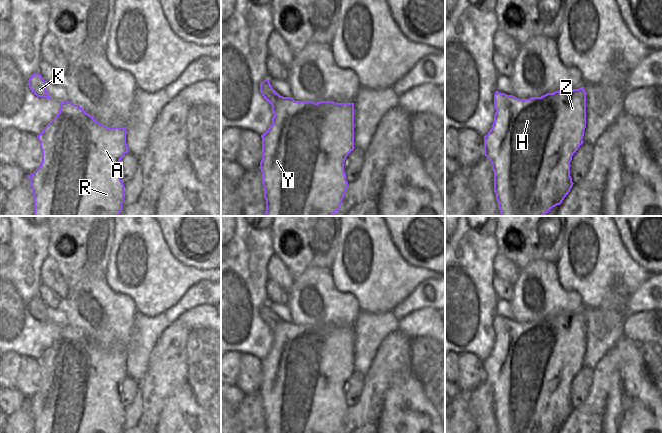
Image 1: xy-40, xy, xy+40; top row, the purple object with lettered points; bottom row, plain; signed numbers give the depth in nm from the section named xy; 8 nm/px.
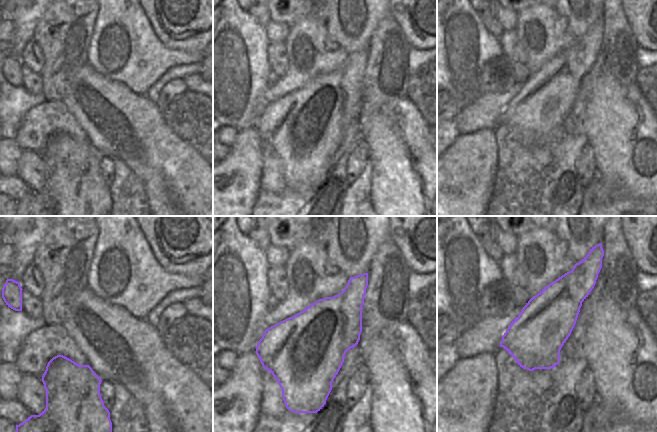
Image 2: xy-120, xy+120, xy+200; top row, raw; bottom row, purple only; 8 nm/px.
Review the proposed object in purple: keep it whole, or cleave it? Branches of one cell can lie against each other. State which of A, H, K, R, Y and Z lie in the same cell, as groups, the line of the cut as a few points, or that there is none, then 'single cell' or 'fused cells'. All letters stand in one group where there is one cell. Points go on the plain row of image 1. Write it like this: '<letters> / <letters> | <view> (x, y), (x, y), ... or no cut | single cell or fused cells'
A H R Y Z / K | xy (279, 319), (270, 327) | fused cells

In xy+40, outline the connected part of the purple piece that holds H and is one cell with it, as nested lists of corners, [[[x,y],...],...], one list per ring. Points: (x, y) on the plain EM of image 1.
[[[584,311],[579,313],[561,313],[553,317],[547,317],[541,321],[531,321],[529,323],[519,323],[513,319],[507,319],[498,315],[494,318],[494,346],[487,359],[484,360],[484,379],[490,384],[494,396],[494,416],[499,433],[552,433],[560,429],[570,416],[573,406],[570,400],[570,386],[572,380],[584,367],[582,362],[586,352],[586,316]]]

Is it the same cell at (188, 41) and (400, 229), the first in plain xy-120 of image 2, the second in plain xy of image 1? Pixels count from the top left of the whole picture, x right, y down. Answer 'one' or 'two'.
one

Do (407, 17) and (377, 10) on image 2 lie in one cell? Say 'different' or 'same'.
different

